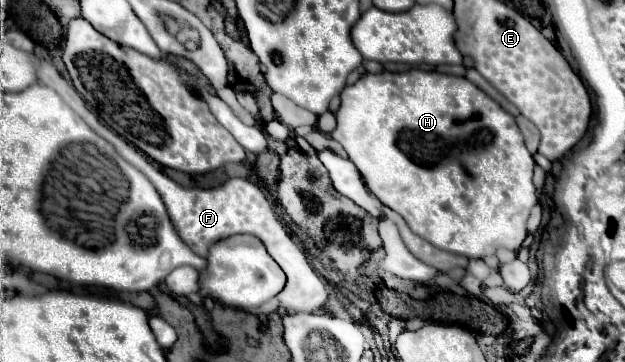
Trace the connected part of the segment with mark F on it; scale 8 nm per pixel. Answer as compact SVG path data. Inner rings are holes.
M40 60L40 70L38 70L38 78L40 82L48 84L50 88L54 88L64 102L80 116L86 120L86 124L96 130L96 134L100 134L104 140L108 140L116 152L132 166L138 166L138 170L156 186L156 190L160 192L160 198L168 210L170 222L176 228L178 236L184 240L184 244L188 244L188 248L198 254L198 256L206 256L208 254L208 246L216 240L234 236L234 234L252 234L256 238L262 240L262 244L266 246L268 254L282 266L288 282L284 286L284 290L278 294L278 304L280 308L284 308L286 312L304 312L304 314L316 314L316 312L326 312L328 308L328 290L322 284L322 280L318 278L318 274L312 270L312 266L308 264L304 252L292 242L292 238L286 234L286 230L282 228L282 224L278 222L278 218L274 216L268 198L264 196L264 192L250 180L246 178L230 178L226 180L222 186L216 188L184 188L180 184L176 184L174 180L170 180L166 174L162 174L160 170L156 170L152 164L146 162L146 158L140 154L140 150L132 144L128 144L126 140L122 140L112 128L104 126L98 118L98 114L94 110L90 110L82 96L74 90L72 84L68 84L50 62Z

